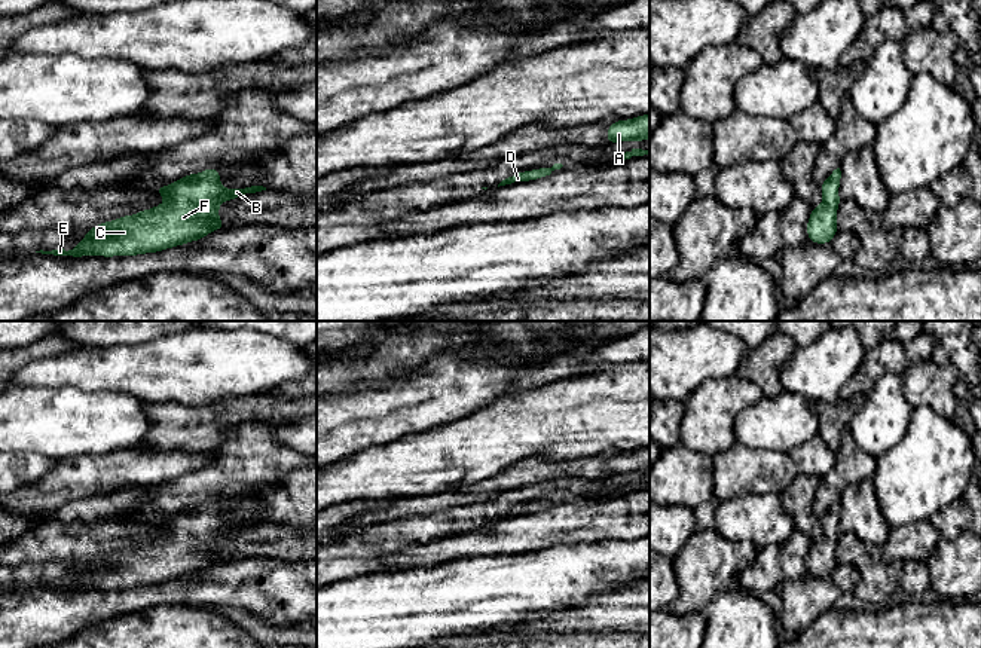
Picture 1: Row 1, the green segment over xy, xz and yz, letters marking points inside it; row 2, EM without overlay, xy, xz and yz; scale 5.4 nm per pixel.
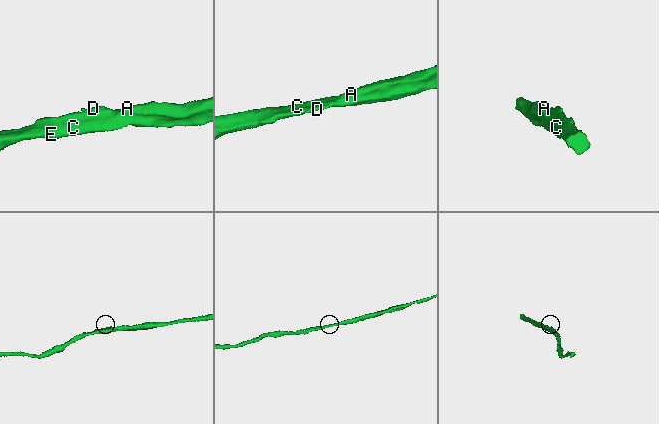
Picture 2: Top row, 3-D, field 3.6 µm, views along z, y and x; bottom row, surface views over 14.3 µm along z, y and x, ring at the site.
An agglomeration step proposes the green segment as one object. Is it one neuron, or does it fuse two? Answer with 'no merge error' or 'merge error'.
no merge error

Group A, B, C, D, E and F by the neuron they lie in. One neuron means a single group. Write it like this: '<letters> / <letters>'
A B C D E F

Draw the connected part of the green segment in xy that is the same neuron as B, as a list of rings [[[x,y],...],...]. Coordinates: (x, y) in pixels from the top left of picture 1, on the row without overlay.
[[[208,501],[184,508],[169,519],[158,519],[156,525],[165,537],[97,557],[85,565],[86,571],[71,584],[58,581],[36,586],[61,590],[131,590],[202,572],[226,560],[218,550],[221,535],[266,523],[263,519],[224,522],[218,507],[220,502]]]

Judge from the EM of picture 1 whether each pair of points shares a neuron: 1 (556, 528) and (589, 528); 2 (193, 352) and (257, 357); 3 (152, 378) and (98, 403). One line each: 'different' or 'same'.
1: same
2: same
3: different

